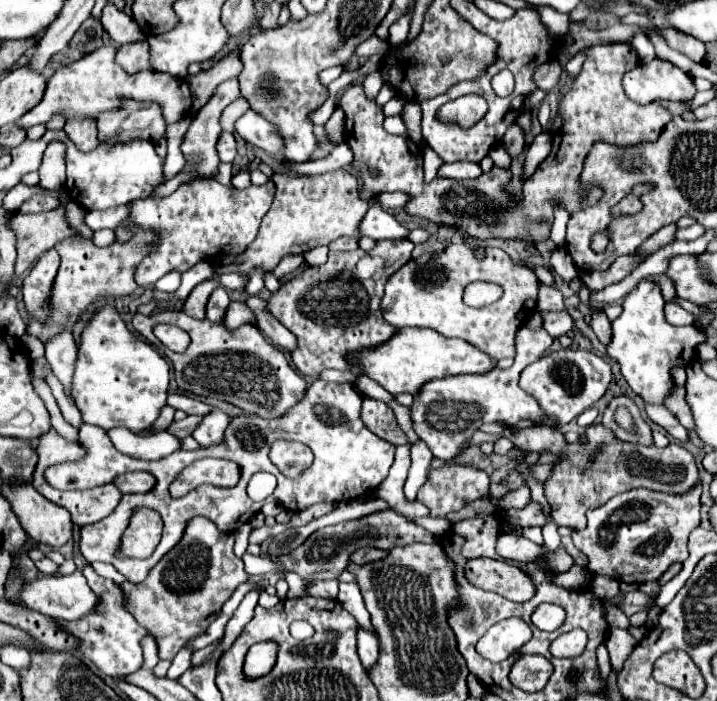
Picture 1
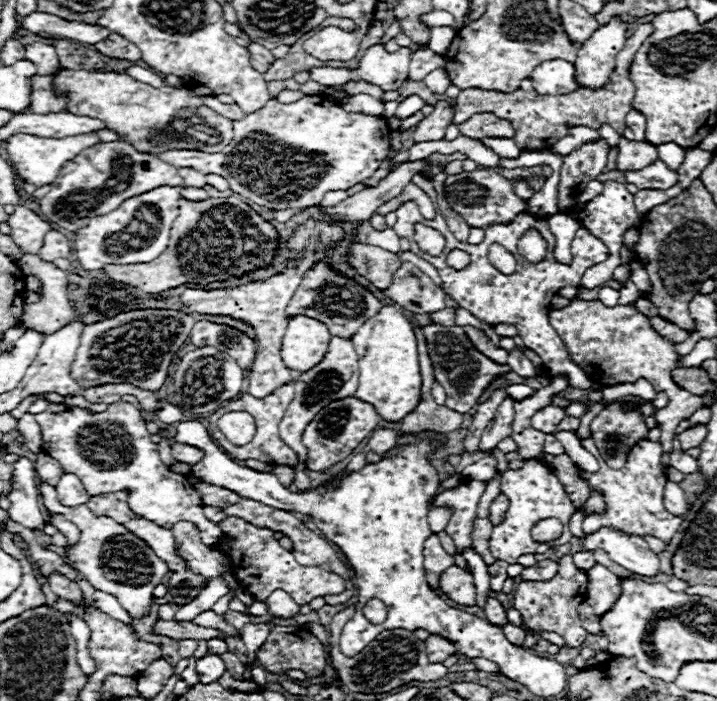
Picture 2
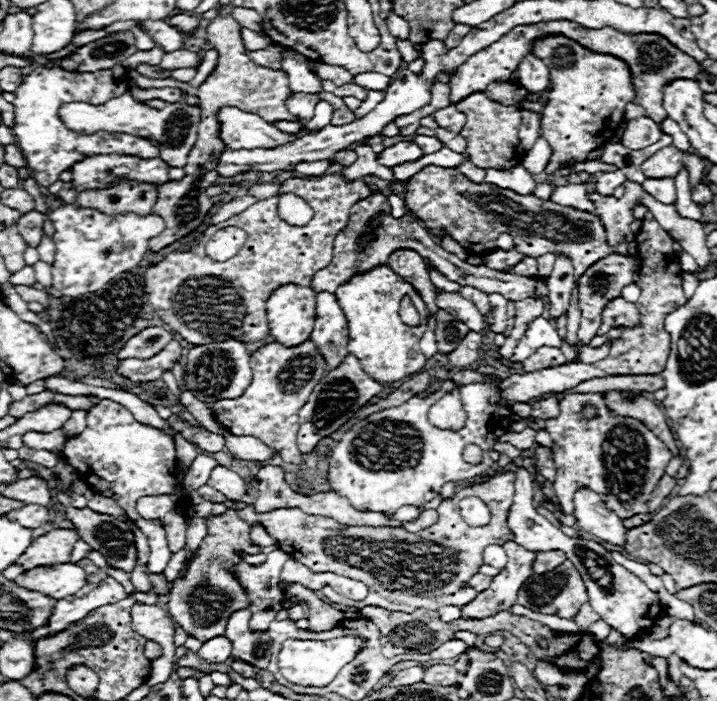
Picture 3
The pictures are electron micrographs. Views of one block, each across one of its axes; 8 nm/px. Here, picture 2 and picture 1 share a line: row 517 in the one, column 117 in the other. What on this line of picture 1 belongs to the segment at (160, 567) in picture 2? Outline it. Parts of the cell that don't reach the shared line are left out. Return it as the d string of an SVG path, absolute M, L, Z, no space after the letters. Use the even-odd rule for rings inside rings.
M102 46L84 58L56 68L56 72L50 76L44 98L36 108L26 112L16 124L22 128L30 128L34 124L44 124L50 120L52 114L62 112L66 118L70 116L92 116L98 118L104 110L116 110L120 106L120 96L132 98L132 100L154 100L162 106L162 114L166 118L166 124L178 122L182 116L190 110L190 90L184 78L176 78L170 74L144 70L138 74L128 74L122 66L116 64L116 48L114 46Z

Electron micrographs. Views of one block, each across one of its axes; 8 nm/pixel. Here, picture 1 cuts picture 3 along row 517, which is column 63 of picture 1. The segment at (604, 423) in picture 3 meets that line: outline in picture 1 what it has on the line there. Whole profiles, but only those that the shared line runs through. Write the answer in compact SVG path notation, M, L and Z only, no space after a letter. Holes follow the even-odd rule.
M90 566L84 568L84 576L92 588L92 592L98 592L102 596L102 612L90 612L90 616L82 616L82 620L56 620L56 624L70 636L78 640L76 652L80 652L84 658L90 658L104 674L120 680L122 676L128 676L136 672L142 664L142 644L140 640L148 636L148 632L136 624L136 620L126 612L122 604L122 590L116 582L98 576Z

